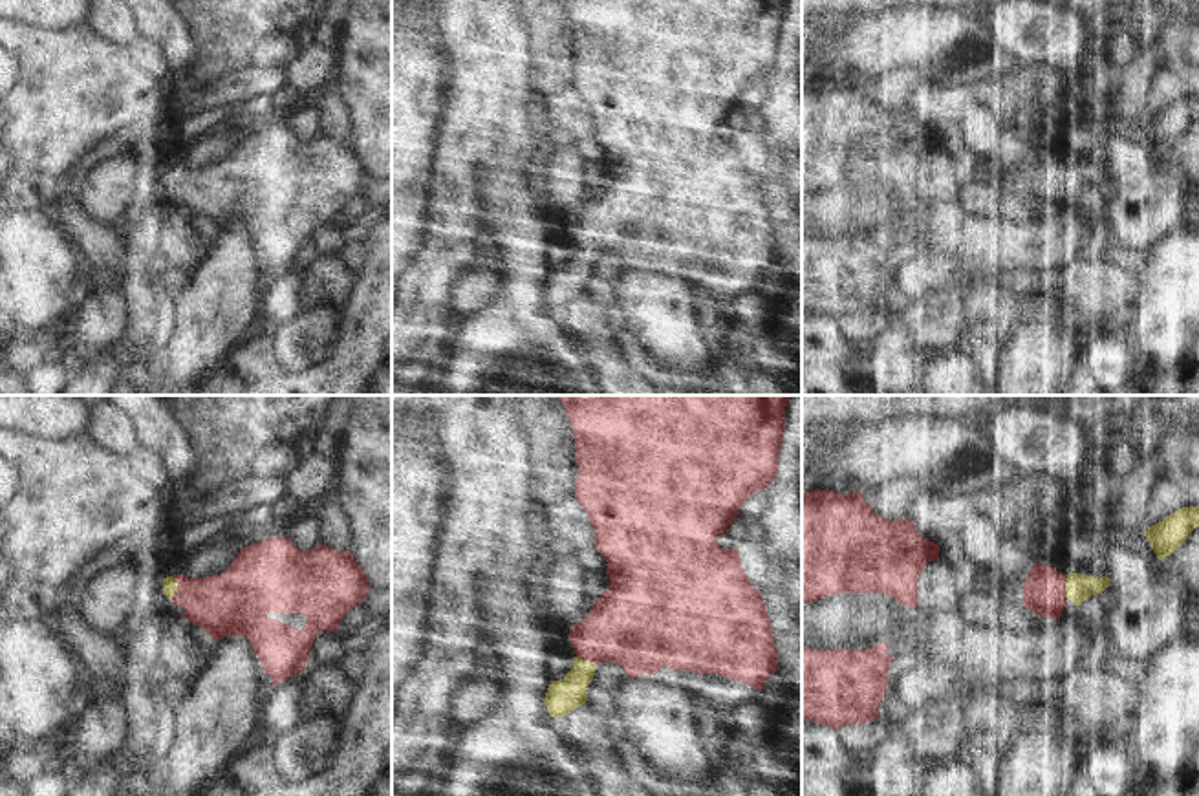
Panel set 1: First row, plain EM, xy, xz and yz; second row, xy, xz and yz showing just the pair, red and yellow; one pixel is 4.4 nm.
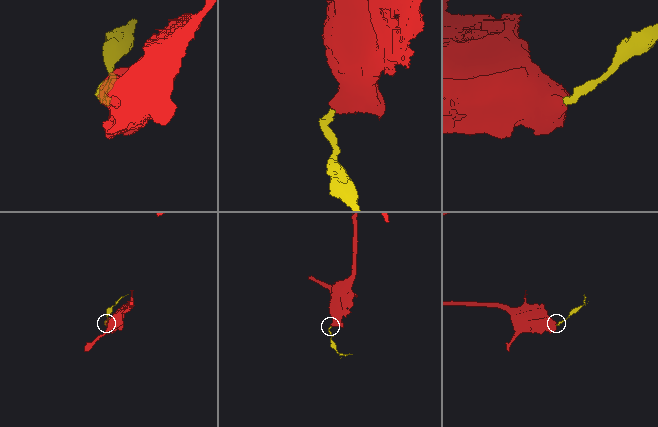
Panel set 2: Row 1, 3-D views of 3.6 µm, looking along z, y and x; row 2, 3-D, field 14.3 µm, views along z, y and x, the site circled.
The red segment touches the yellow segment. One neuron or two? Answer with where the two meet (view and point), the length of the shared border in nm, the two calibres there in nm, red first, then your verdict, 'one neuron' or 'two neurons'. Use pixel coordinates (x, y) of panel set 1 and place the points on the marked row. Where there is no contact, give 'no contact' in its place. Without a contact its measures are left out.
contact yz (1064, 588); length 110 nm; calibres 190 and 120 nm; one neuron

